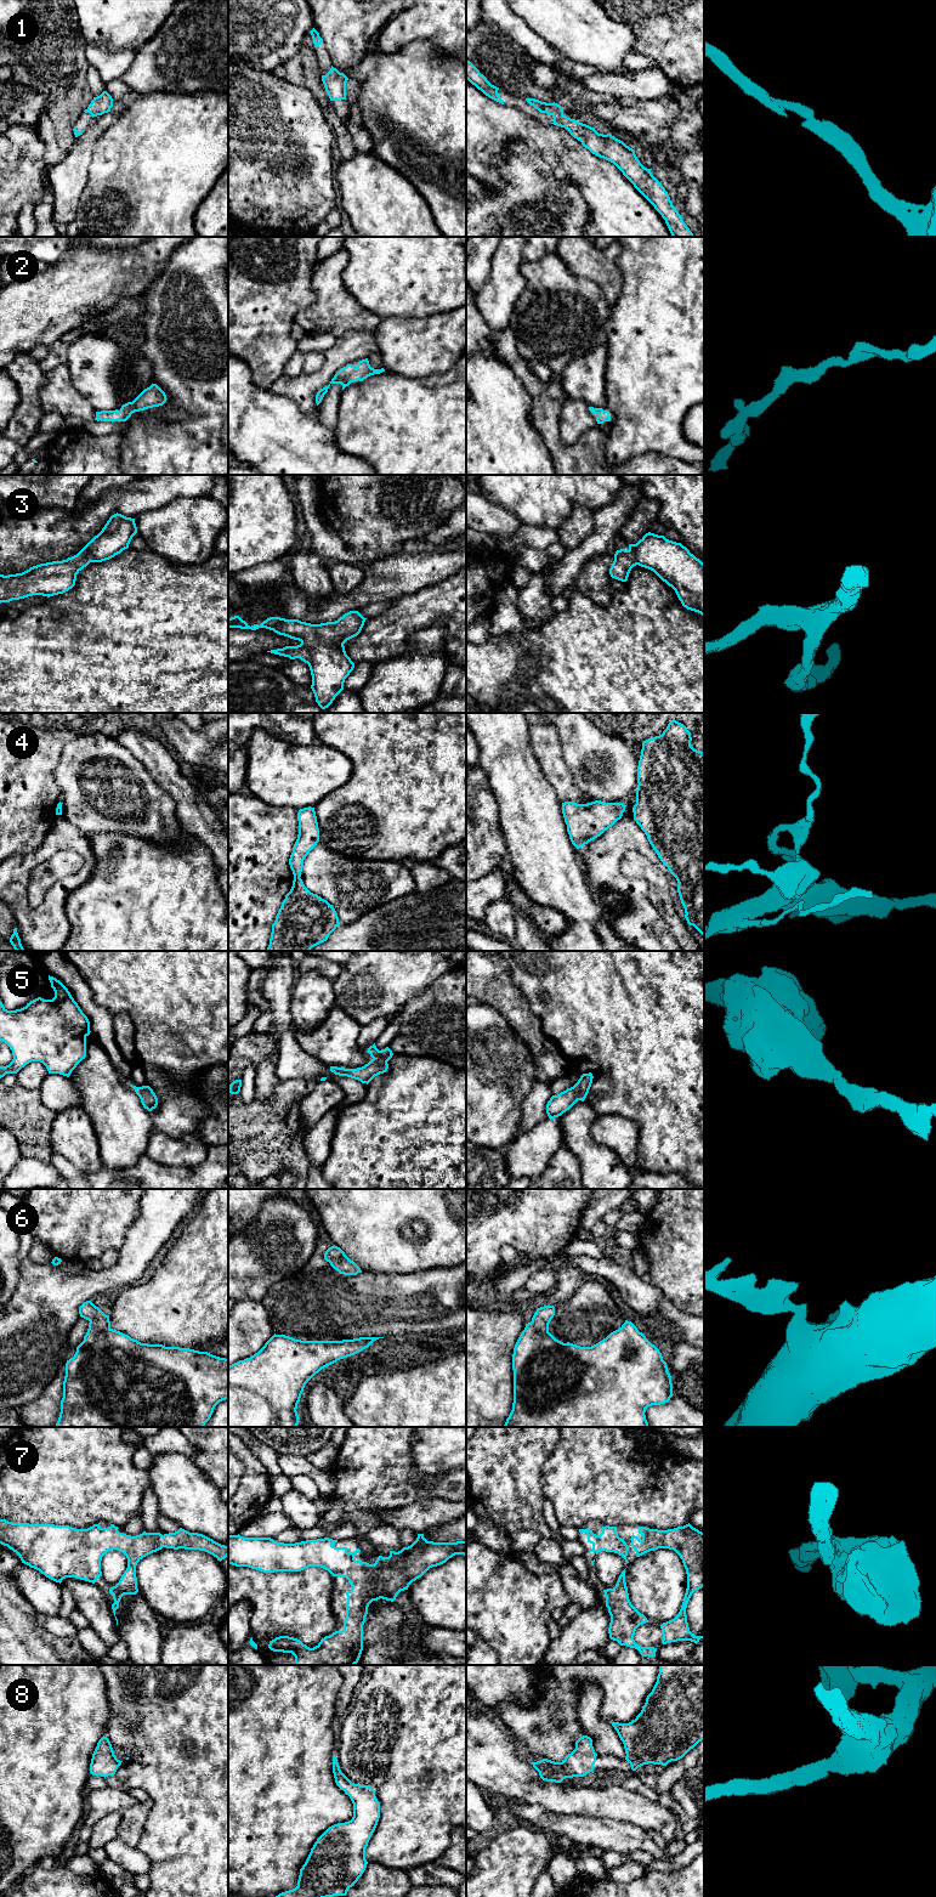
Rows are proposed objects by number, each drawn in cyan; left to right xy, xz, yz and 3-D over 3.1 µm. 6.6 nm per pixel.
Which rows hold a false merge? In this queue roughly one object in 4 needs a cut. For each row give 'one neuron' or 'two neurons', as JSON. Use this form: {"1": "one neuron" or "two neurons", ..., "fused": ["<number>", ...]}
{"1": "one neuron", "2": "one neuron", "3": "one neuron", "4": "two neurons", "5": "one neuron", "6": "one neuron", "7": "one neuron", "8": "one neuron", "fused": ["4"]}

